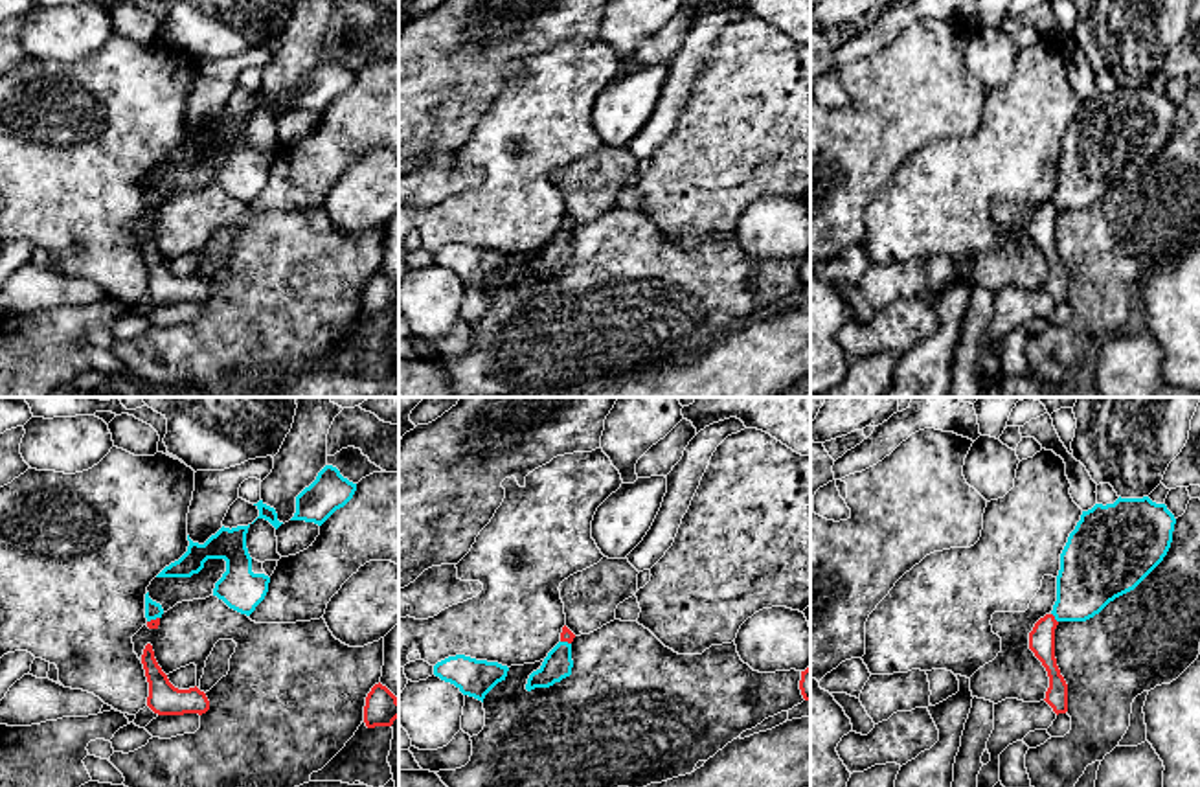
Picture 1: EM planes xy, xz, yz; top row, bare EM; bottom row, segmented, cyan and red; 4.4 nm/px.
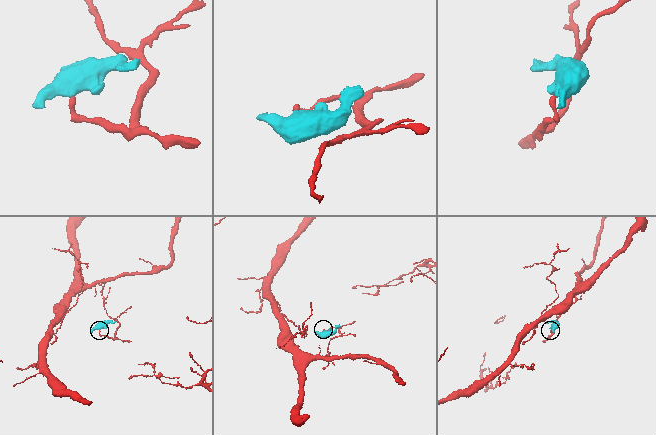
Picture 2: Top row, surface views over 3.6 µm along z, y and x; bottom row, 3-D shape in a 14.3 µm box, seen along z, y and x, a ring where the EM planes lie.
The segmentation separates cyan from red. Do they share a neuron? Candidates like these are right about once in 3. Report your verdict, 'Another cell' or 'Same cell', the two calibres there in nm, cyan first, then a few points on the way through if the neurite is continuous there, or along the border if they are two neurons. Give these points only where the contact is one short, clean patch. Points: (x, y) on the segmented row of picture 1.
Another cell. Thickness 280 nm (cyan) against 110 nm. Boundary: yz (1052, 613), (1057, 622)

